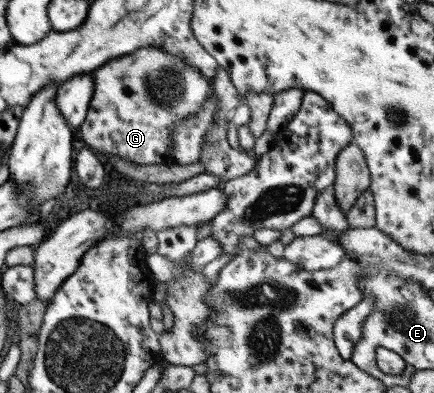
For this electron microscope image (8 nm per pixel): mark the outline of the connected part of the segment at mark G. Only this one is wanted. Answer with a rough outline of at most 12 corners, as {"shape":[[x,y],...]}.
{"shape":[[147,46],[91,72],[84,144],[173,165],[212,79]]}

